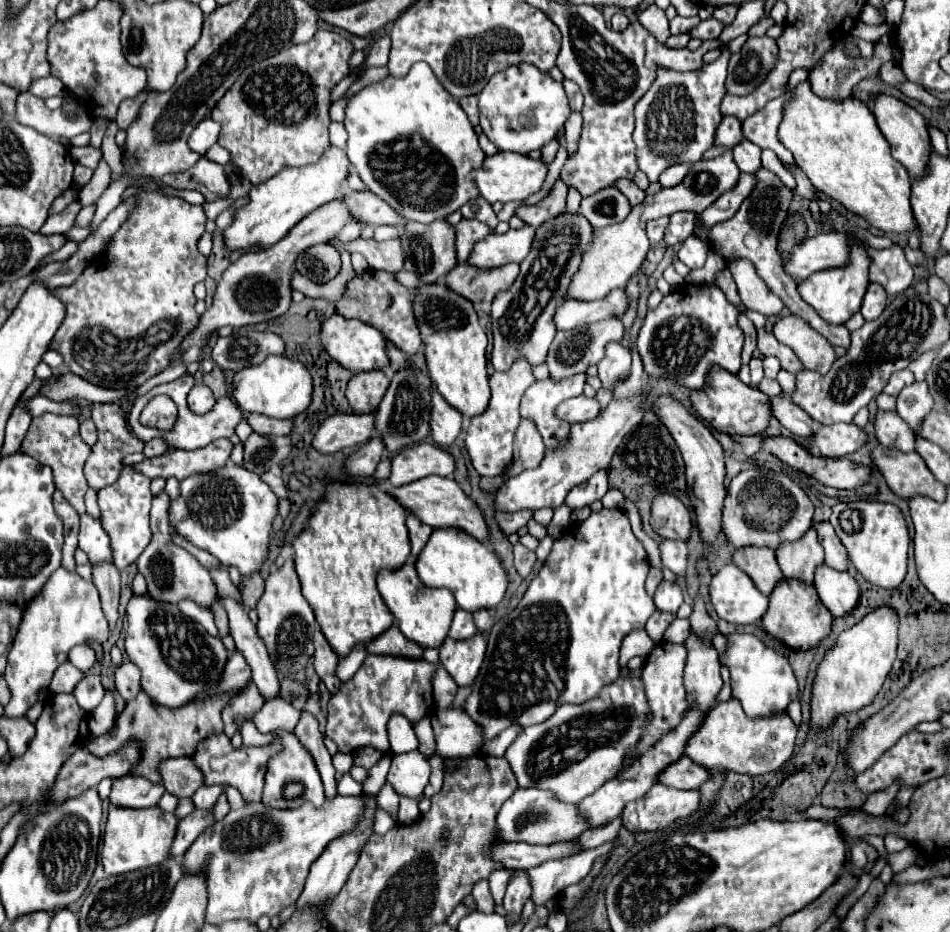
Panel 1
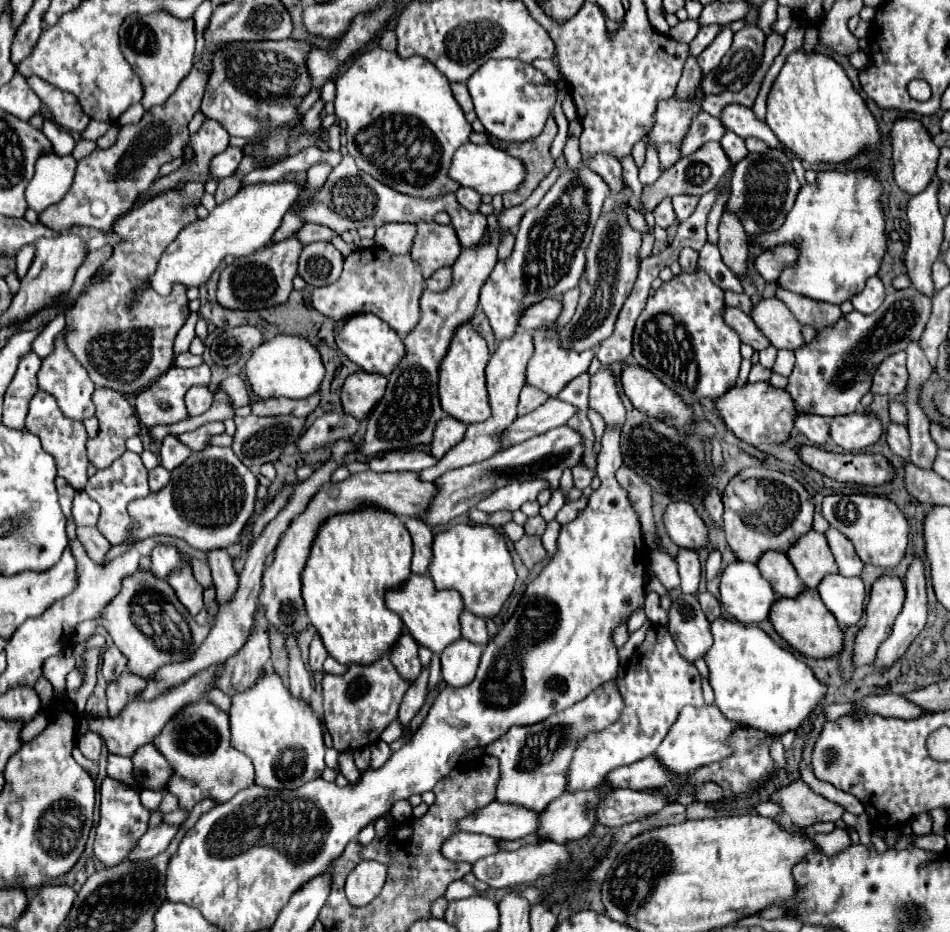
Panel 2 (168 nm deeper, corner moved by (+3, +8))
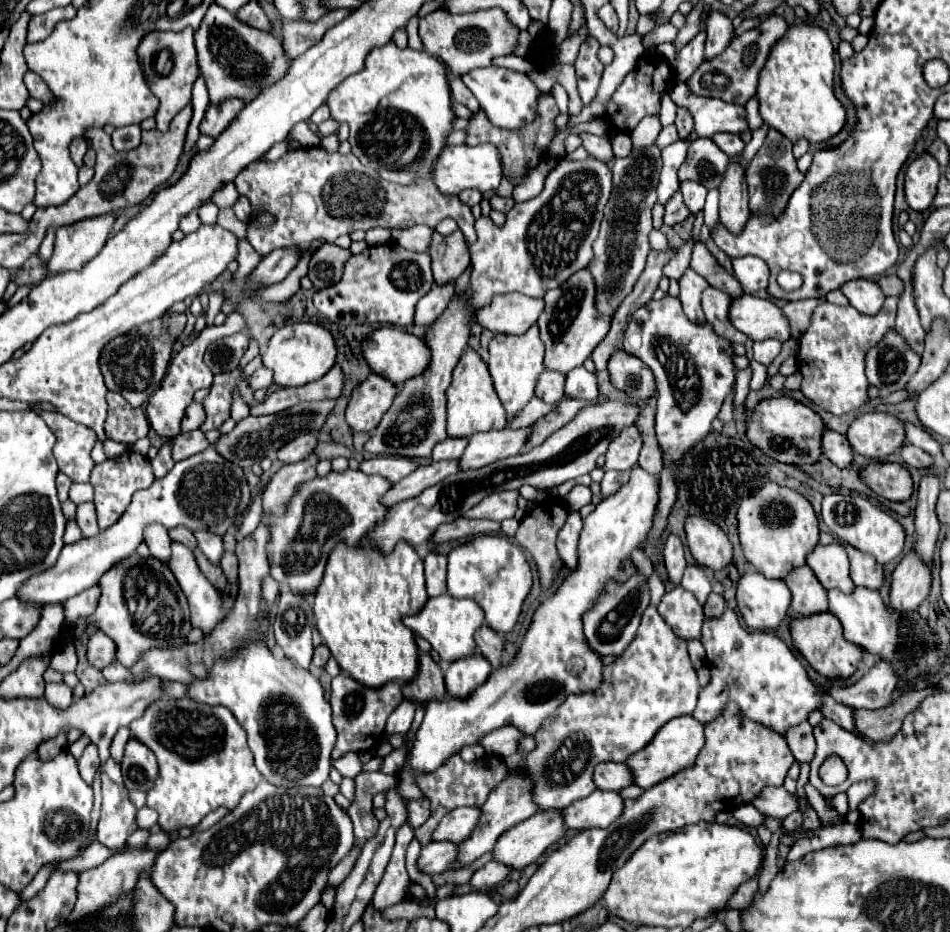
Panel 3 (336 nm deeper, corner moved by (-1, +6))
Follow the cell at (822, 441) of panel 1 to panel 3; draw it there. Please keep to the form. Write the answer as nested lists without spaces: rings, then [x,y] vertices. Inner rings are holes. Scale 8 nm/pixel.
[[[884,412],[858,416],[850,424],[846,438],[854,452],[870,460],[886,460],[906,442],[902,422],[896,416]]]

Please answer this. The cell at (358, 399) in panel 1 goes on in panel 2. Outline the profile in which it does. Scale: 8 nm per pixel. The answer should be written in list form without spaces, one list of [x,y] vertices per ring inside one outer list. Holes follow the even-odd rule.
[[[364,370],[348,376],[342,388],[342,408],[356,420],[368,418],[370,410],[382,400],[386,390],[386,378],[380,374],[368,374]]]

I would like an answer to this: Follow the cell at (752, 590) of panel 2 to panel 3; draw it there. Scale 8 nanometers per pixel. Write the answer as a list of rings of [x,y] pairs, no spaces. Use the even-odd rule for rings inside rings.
[[[746,572],[736,584],[736,602],[750,628],[774,630],[788,614],[790,590],[782,580]]]

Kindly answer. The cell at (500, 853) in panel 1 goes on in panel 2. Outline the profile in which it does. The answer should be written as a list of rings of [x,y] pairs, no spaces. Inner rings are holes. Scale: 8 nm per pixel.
[[[456,832],[442,844],[442,856],[452,862],[468,862],[474,864],[476,860],[496,854],[498,852],[498,840],[484,834],[468,834],[468,832]]]

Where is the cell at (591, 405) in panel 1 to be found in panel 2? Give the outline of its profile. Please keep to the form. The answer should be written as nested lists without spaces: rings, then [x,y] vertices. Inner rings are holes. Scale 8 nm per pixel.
[[[548,398],[540,408],[536,408],[534,412],[526,414],[526,416],[518,416],[508,430],[502,432],[502,446],[512,446],[512,444],[520,444],[532,436],[544,434],[552,428],[558,428],[562,424],[566,424],[572,416],[576,414],[576,408],[572,404],[566,404],[558,398]]]

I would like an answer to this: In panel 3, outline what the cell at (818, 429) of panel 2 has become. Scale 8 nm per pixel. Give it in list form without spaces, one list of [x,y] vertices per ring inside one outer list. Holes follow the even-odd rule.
[[[826,430],[822,436],[822,452],[824,456],[828,456],[834,464],[838,466],[846,466],[852,462],[852,448],[846,440],[846,436],[834,432],[834,430]]]

